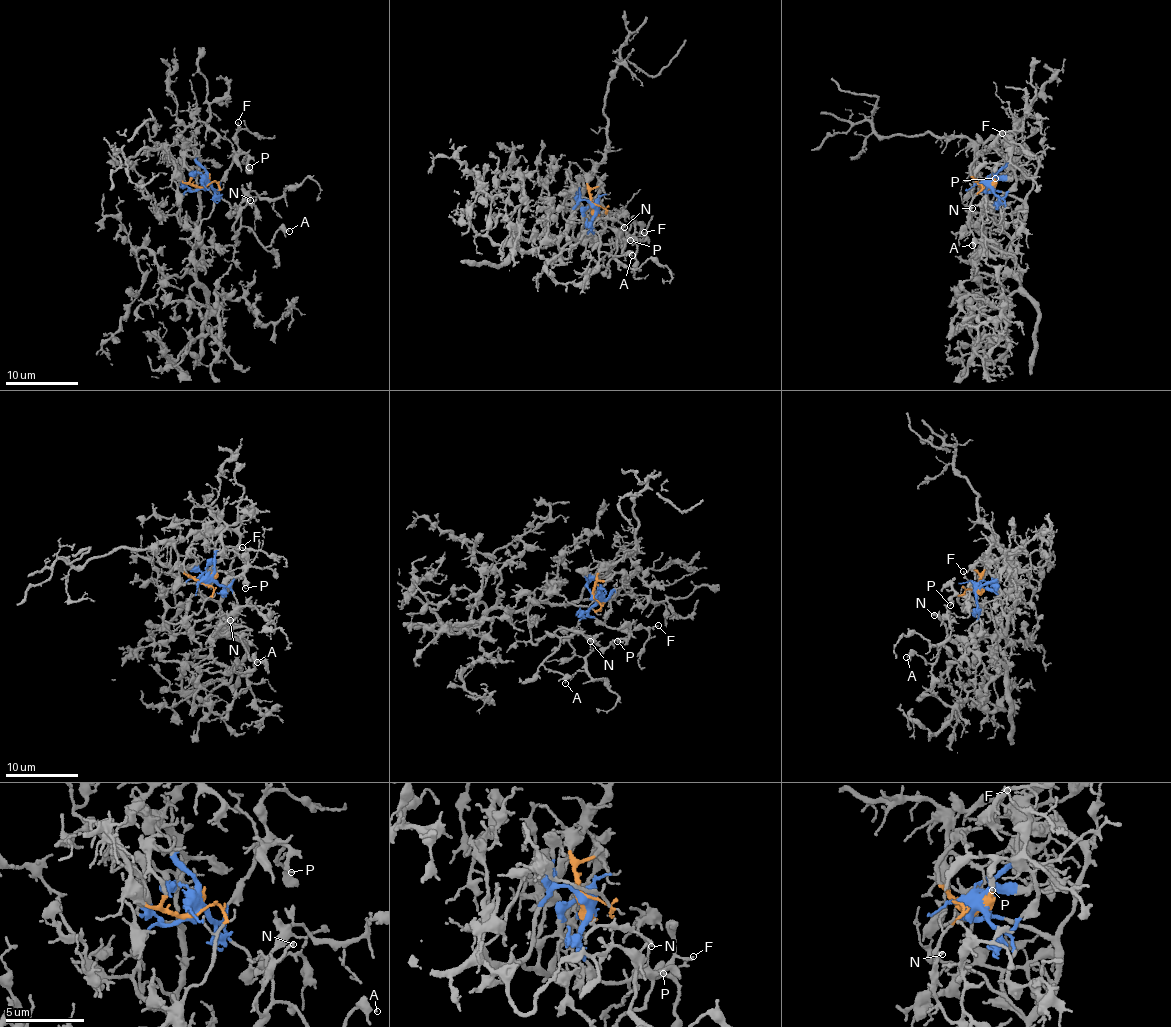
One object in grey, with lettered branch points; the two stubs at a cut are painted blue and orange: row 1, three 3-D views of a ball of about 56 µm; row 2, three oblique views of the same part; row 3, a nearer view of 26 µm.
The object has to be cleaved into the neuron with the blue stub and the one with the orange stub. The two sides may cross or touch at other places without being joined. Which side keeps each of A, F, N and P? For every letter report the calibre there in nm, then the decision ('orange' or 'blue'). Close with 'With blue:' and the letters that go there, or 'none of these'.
A: calibre 240 nm; blue
F: calibre 120 nm; blue
N: calibre 160 nm; blue
P: calibre 200 nm; blue
With blue: A, F, N, P

